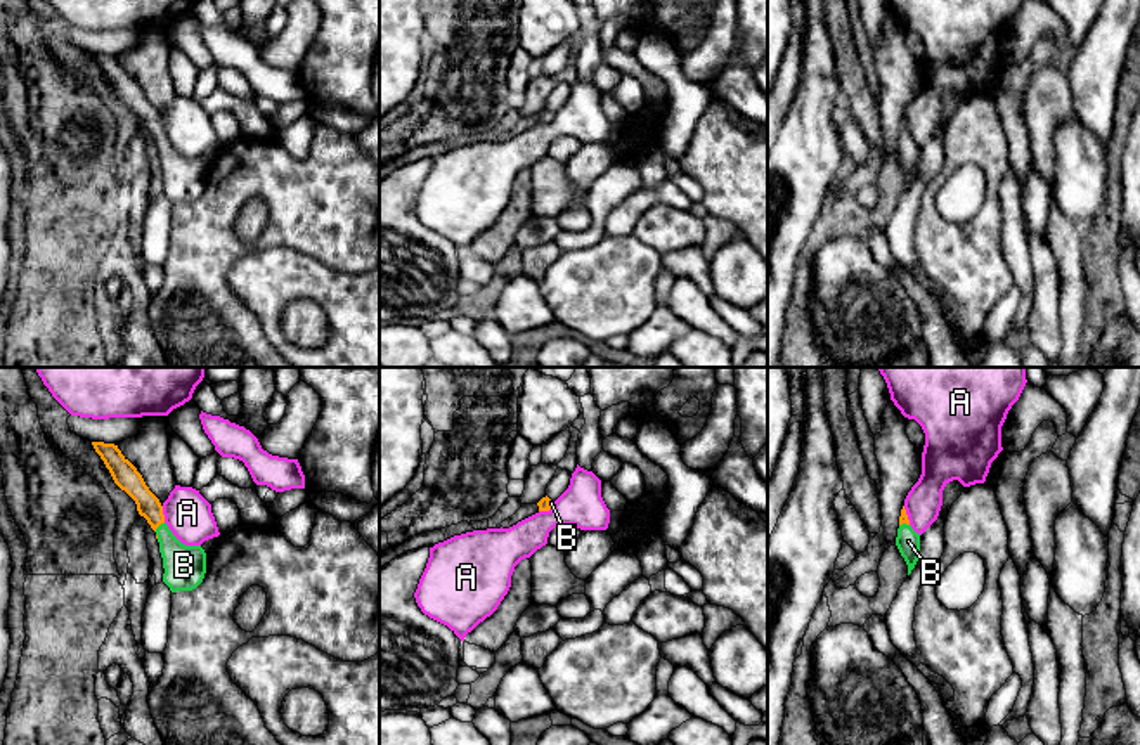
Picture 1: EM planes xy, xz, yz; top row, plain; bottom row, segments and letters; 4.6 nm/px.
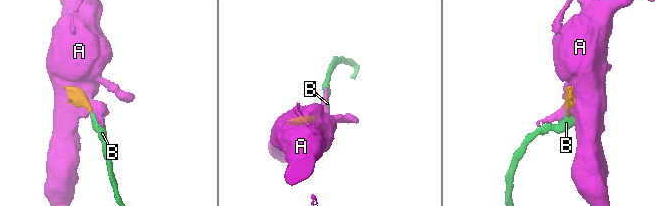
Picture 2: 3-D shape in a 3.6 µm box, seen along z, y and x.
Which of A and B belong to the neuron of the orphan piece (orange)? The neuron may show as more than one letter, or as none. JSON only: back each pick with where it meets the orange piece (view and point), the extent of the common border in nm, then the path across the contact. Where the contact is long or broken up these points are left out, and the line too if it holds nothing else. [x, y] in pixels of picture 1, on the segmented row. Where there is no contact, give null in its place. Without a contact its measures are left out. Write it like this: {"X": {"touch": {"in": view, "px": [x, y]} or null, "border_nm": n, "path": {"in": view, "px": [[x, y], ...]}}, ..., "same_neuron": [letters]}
{"B": {"touch": {"in": "xy", "px": [158, 525]}, "border_nm": 60, "path": {"in": "xy", "px": [[130, 480], [148, 503], [158, 525], [184, 565]]}}, "same_neuron": ["B"]}

